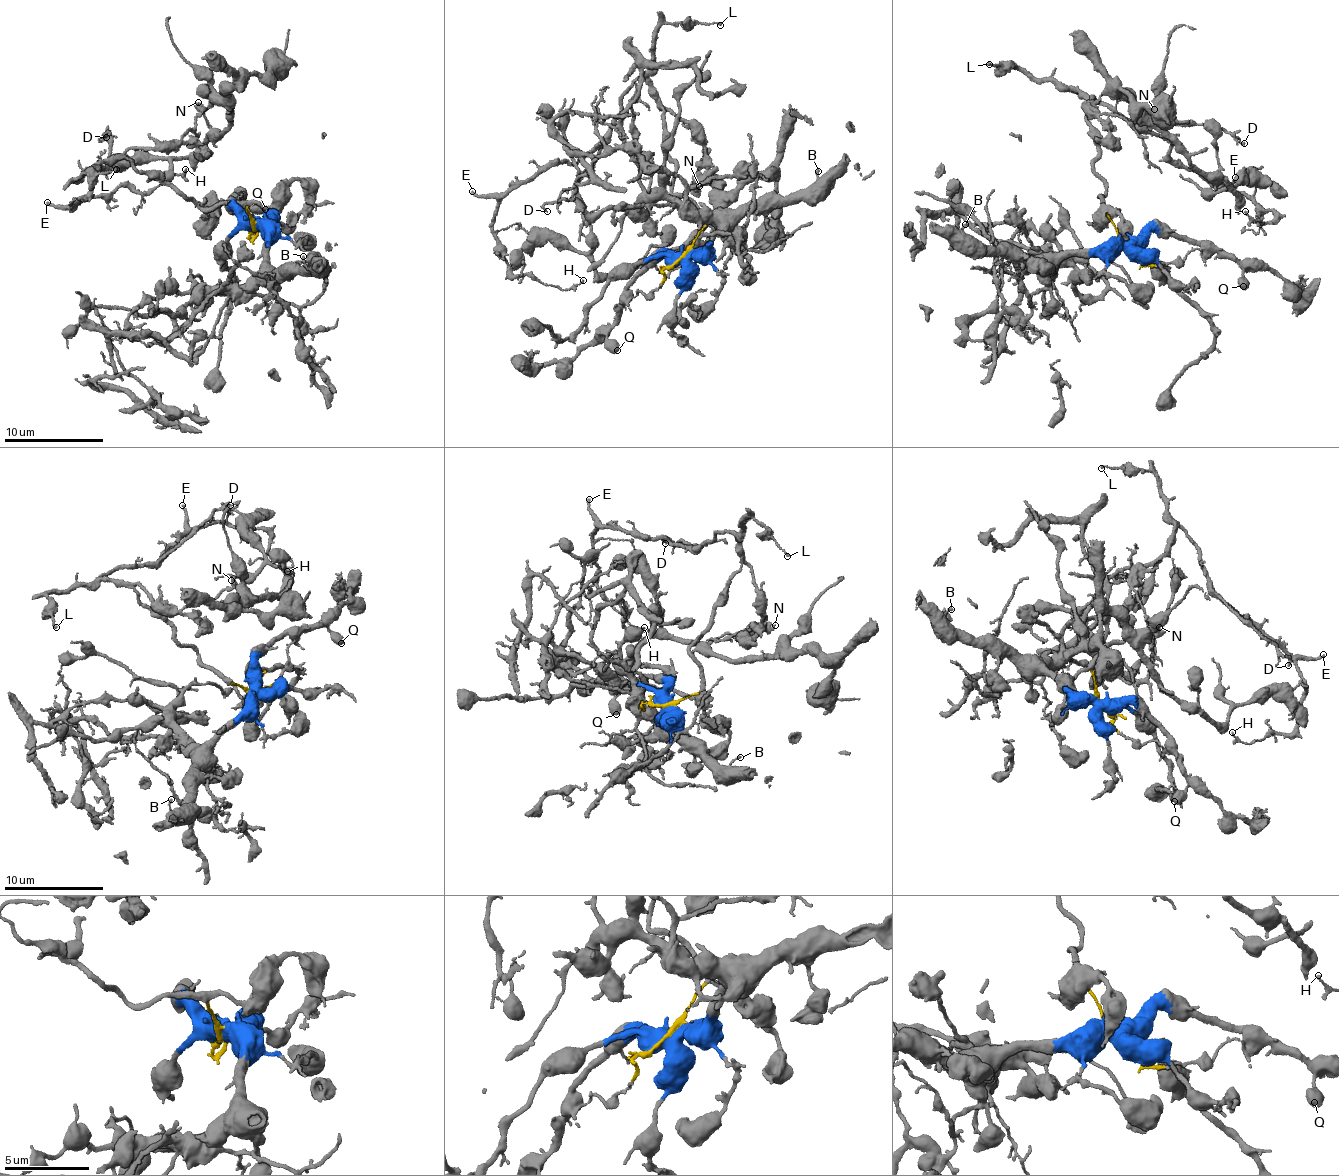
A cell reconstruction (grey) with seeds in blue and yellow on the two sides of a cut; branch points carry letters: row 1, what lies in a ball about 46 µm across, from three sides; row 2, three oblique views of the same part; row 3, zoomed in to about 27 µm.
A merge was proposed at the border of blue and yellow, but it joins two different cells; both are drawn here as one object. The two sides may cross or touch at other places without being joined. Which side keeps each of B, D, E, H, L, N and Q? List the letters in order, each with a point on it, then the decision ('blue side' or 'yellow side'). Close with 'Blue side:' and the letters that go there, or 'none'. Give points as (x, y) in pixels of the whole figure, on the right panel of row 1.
B: place (965, 224); blue side
D: place (1244, 143); yellow side
E: place (1235, 177); yellow side
H: place (1245, 211); yellow side
L: place (989, 64); yellow side
N: place (1154, 109); yellow side
Q: place (1243, 286); blue side
Blue side: B, Q

